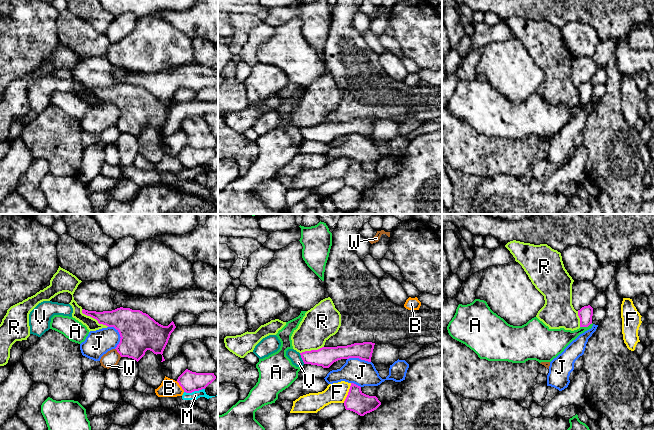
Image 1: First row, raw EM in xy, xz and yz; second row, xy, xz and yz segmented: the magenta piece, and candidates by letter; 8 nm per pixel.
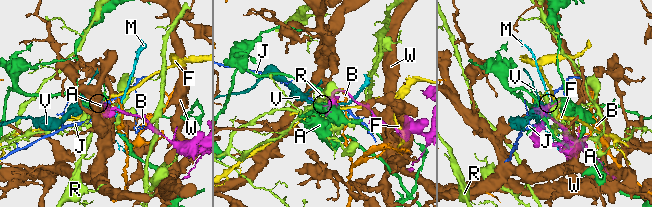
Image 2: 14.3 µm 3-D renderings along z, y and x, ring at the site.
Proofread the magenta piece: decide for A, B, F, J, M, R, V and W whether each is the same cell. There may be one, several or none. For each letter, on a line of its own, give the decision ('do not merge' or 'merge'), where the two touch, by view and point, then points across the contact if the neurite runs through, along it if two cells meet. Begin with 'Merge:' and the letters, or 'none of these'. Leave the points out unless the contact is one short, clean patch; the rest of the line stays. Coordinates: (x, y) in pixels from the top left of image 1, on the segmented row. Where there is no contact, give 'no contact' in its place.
Merge: none of these
A: do not merge | yz (586, 326) | along yz (592, 323), (580, 327)
B: do not merge | xy (180, 385)
F: do not merge | xz (348, 393) | along xz (351, 383), (348, 394), (343, 402)
J: do not merge | xy (120, 335)
M: do not merge | xy (194, 390) | along xy (204, 388), (198, 391), (184, 392)
R: do not merge | xy (94, 318) | along xy (81, 310), (99, 323), (108, 326)
V: do not merge | xz (301, 357) | along xz (299, 353), (304, 363)
W: do not merge | xy (117, 351)

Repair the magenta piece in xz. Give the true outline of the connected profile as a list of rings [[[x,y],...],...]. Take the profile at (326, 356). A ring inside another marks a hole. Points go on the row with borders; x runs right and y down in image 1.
[[[363,342],[347,346],[322,347],[318,350],[300,353],[304,364],[311,364],[329,368],[334,362],[341,359],[359,358],[371,362],[375,343]]]

